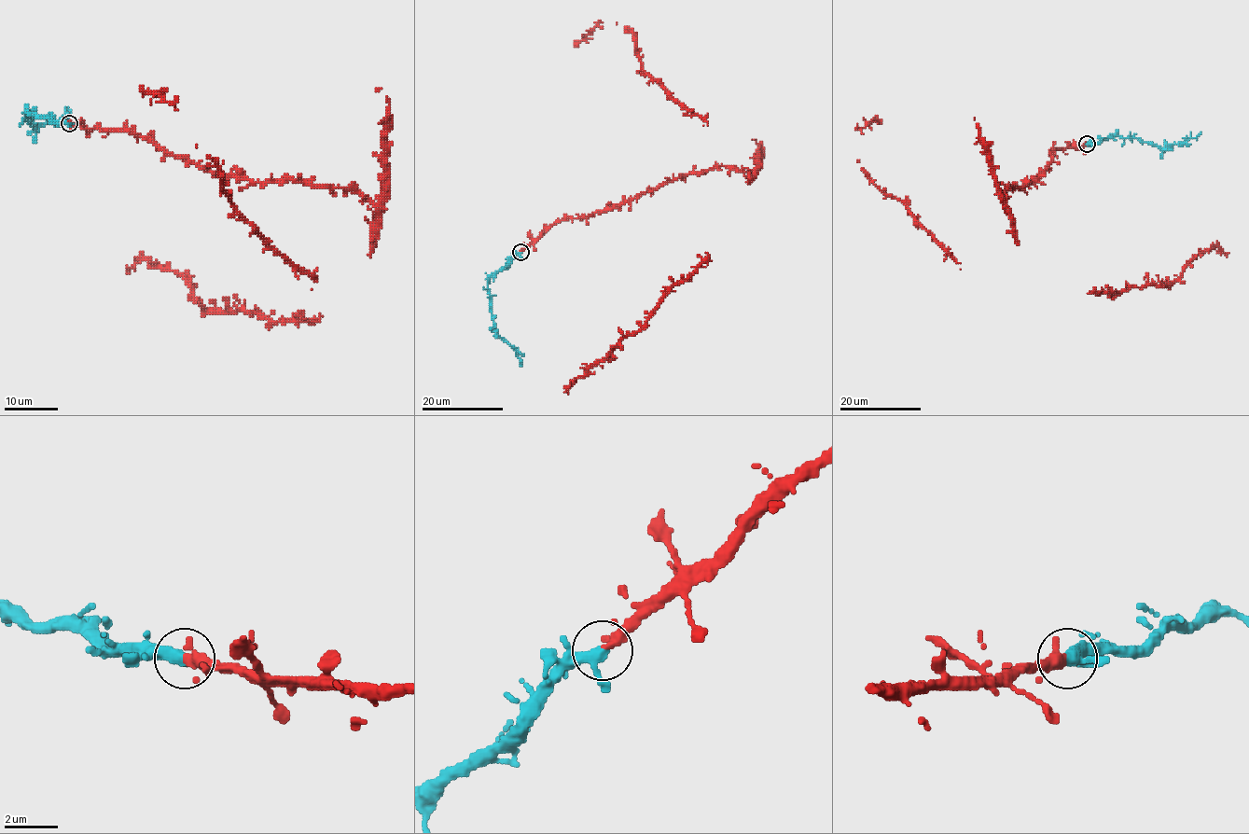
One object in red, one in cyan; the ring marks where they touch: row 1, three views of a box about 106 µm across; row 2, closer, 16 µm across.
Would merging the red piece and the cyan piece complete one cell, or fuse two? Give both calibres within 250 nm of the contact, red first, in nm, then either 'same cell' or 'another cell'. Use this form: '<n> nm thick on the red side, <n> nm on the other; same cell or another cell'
400 nm thick on the red side, 340 nm on the other; same cell

